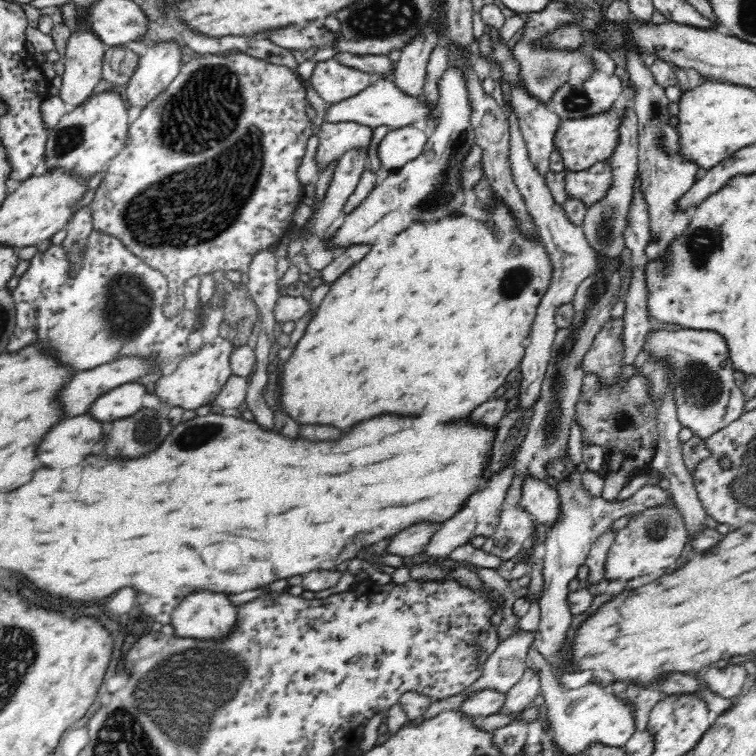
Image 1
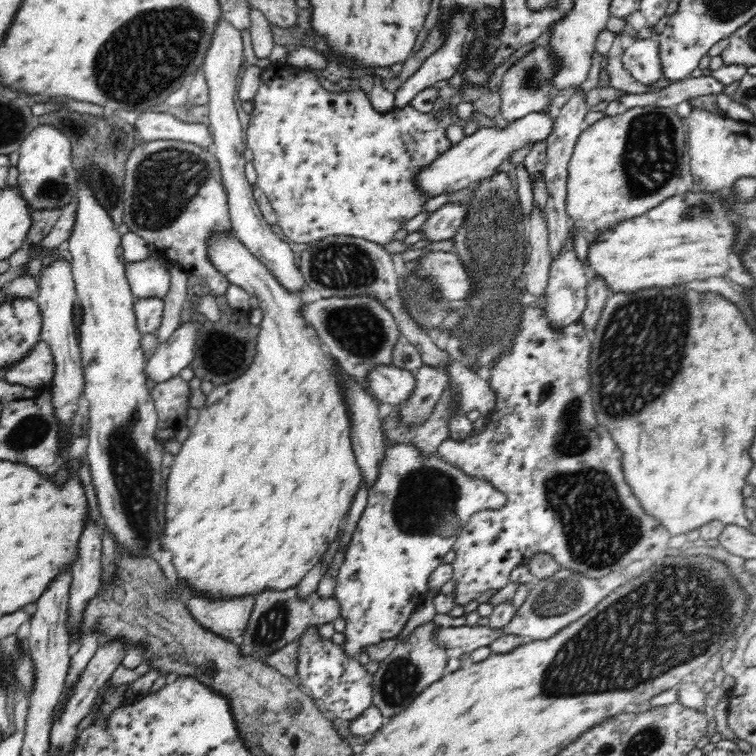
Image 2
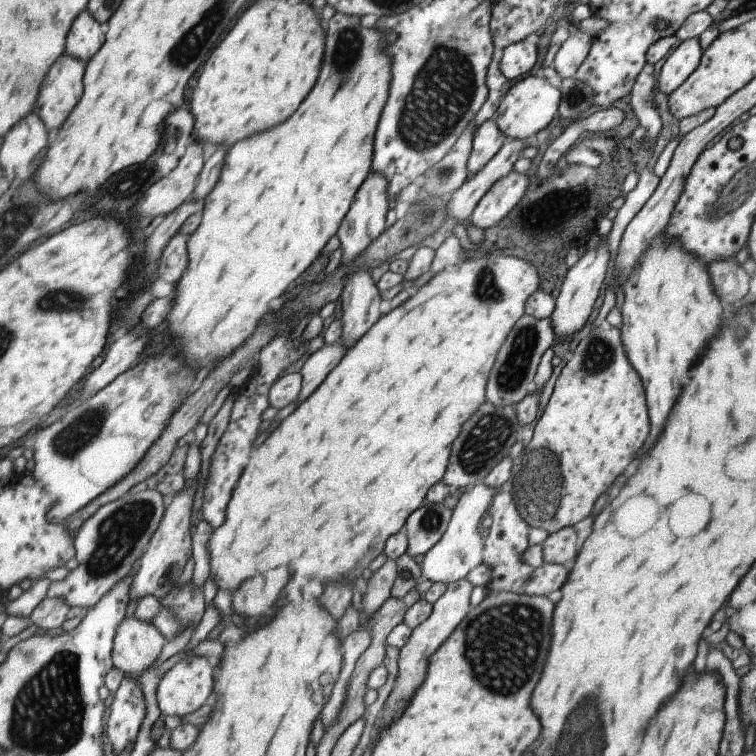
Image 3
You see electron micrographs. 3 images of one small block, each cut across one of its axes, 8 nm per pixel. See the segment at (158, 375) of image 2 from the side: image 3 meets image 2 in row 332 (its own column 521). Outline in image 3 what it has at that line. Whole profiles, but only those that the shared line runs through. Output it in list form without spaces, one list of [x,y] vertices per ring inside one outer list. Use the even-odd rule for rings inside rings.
[[[511,169],[505,176],[498,178],[477,201],[468,219],[477,228],[485,230],[497,224],[508,210],[511,210],[526,191],[529,180],[525,173]]]

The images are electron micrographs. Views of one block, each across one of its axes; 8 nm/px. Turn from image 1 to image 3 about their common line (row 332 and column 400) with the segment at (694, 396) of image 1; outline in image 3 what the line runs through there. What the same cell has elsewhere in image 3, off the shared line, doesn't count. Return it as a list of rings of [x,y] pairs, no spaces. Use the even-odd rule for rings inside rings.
[[[465,578],[447,584],[444,593],[434,602],[430,615],[420,625],[411,629],[411,634],[405,644],[398,648],[398,671],[394,680],[394,689],[391,689],[387,695],[380,717],[375,724],[377,732],[382,731],[403,714],[409,699],[425,678],[429,656],[439,648],[439,645],[455,630],[455,626],[465,618],[470,607],[469,594],[472,588],[473,586]]]

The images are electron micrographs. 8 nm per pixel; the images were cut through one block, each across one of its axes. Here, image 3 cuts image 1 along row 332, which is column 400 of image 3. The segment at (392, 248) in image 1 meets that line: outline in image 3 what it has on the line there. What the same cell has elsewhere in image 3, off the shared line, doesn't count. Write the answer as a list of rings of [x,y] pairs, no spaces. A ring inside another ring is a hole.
[[[489,254],[481,258],[463,259],[457,264],[446,266],[442,271],[436,272],[427,283],[409,292],[409,297],[403,303],[382,314],[356,343],[344,352],[317,388],[297,405],[297,410],[283,418],[273,432],[264,438],[263,444],[257,446],[257,464],[251,472],[243,472],[237,486],[232,488],[231,500],[228,500],[225,507],[225,522],[213,529],[207,544],[210,554],[209,575],[214,578],[217,590],[235,590],[231,607],[242,618],[243,623],[247,616],[265,616],[265,610],[269,606],[269,594],[275,590],[277,584],[282,589],[292,577],[296,577],[296,584],[302,587],[302,600],[317,598],[318,602],[323,586],[328,582],[334,582],[334,578],[345,574],[353,580],[355,576],[364,577],[367,574],[367,564],[382,552],[387,538],[404,526],[407,516],[424,502],[429,487],[442,479],[441,474],[447,466],[449,444],[459,434],[461,424],[486,401],[485,378],[489,374],[489,368],[492,367],[507,333],[524,314],[526,300],[537,290],[537,282],[539,280],[535,264],[521,256]]]

